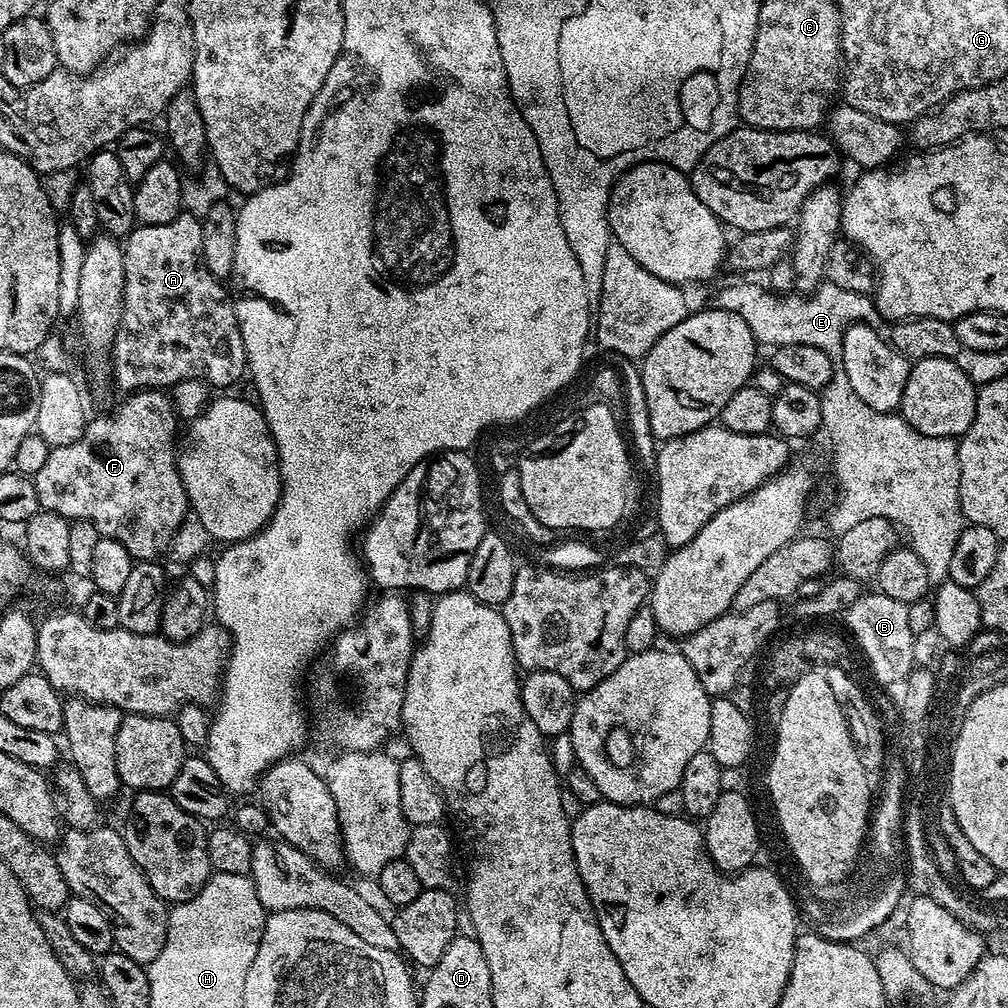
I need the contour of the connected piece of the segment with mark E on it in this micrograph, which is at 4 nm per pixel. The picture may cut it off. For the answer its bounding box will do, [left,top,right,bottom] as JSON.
[714,282,878,358]

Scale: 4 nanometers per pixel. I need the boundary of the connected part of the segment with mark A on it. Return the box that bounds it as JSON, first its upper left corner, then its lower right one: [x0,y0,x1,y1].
[110,210,248,394]

